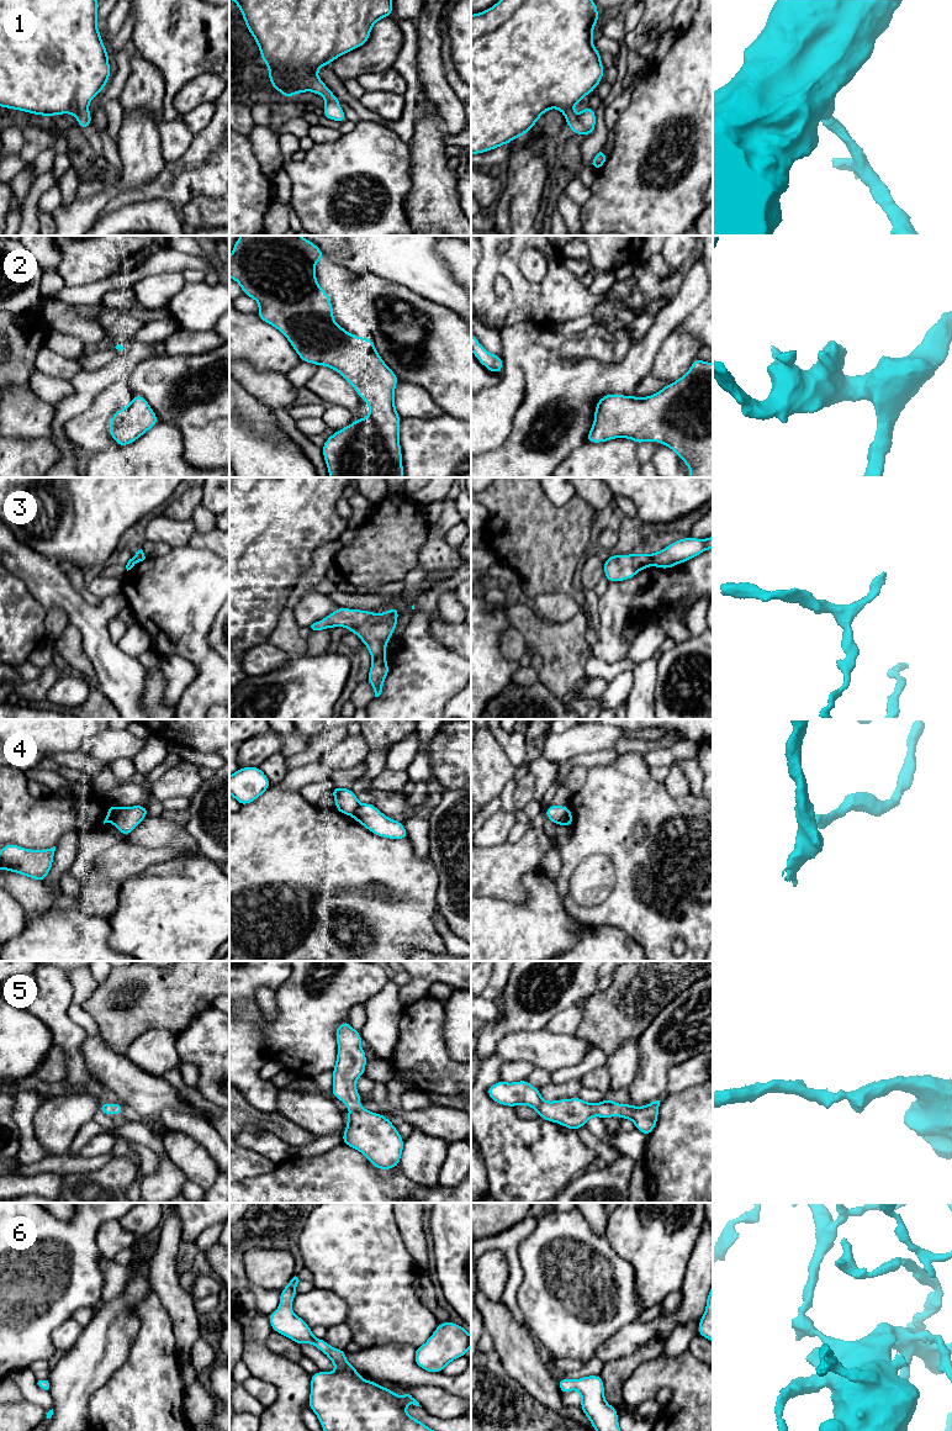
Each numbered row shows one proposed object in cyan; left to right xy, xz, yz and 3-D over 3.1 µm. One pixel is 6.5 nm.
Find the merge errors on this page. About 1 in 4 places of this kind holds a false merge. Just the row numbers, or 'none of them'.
3, 4

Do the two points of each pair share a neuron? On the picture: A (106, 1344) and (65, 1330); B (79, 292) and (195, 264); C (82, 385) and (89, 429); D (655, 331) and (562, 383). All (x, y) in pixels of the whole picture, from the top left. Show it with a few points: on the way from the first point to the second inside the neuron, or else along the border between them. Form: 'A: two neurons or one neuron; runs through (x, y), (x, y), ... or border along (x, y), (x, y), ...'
A: two neurons; border along (83, 1327), (78, 1340), (65, 1352)
B: one neuron; runs through (107, 285), (135, 275), (157, 263), (167, 263)
C: two neurons; border along (105, 389), (86, 410), (65, 424), (65, 431)
D: one neuron; runs through (639, 355), (617, 378), (587, 380)

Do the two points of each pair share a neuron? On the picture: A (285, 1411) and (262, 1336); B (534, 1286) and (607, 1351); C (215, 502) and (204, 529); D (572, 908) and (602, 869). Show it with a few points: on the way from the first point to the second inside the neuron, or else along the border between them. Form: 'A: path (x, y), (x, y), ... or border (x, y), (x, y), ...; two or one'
A: border (244, 1339), (252, 1339), (264, 1346); two
B: border (622, 1326), (604, 1340), (593, 1355); two
C: path (215, 508), (210, 523); one
D: border (570, 876), (569, 896), (576, 903), (604, 901); two

